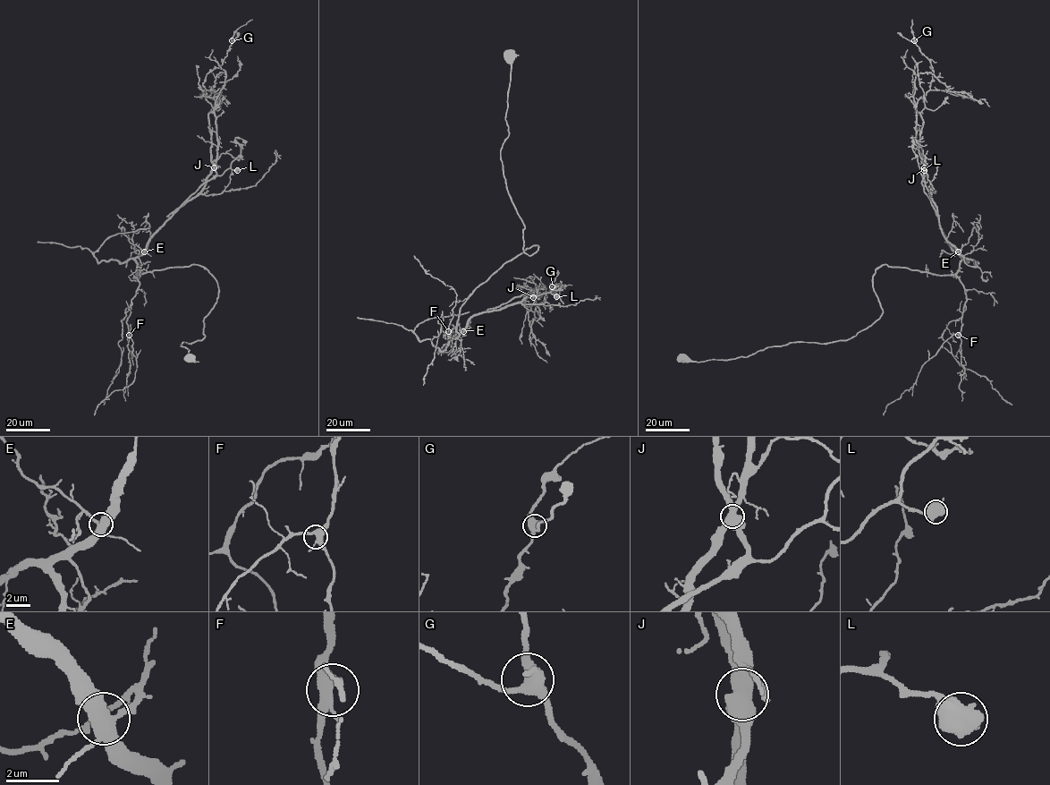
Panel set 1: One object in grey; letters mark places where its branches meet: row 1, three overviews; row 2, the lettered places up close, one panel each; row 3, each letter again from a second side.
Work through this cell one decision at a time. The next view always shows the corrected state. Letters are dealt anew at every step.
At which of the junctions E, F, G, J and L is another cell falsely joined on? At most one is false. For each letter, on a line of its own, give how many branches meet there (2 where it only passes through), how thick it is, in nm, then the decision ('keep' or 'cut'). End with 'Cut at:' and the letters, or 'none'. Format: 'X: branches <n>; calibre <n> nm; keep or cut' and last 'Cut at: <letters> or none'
E: branches 4; calibre 500 nm; keep
F: branches 4; calibre 380 nm; keep
G: branches 4; calibre 440 nm; keep
J: branches 4; calibre 650 nm; keep
L: branches 3; calibre 650 nm; keep
Cut at: none

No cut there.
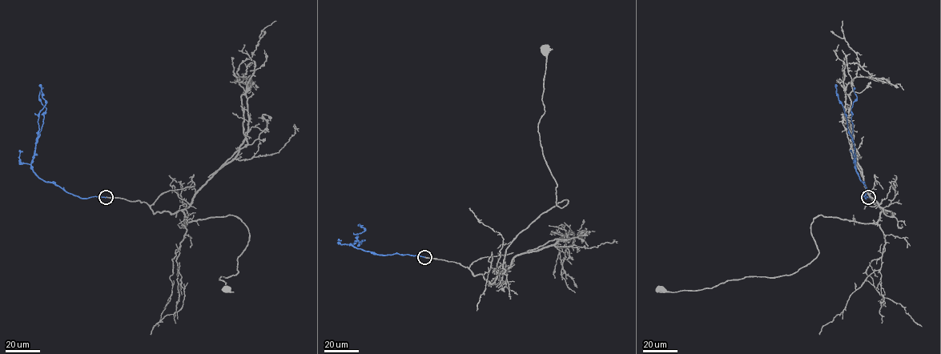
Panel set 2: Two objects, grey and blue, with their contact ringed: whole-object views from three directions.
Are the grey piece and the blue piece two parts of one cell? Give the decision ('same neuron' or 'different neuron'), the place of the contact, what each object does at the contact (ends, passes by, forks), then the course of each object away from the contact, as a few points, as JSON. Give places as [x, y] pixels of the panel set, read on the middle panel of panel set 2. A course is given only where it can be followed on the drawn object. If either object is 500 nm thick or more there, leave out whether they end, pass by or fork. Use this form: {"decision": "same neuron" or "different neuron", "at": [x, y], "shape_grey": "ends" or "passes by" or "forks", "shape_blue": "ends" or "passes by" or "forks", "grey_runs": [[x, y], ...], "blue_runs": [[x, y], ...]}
{"decision": "different neuron", "at": [424, 257], "shape_grey": "ends", "shape_blue": "ends", "grey_runs": [[424, 257], [459, 263], [492, 283], [512, 241], [568, 203], [556, 204], [557, 184], [538, 132], [544, 50]], "blue_runs": [[424, 257], [396, 253], [380, 255], [355, 247], [350, 244], [364, 231], [358, 225]]}

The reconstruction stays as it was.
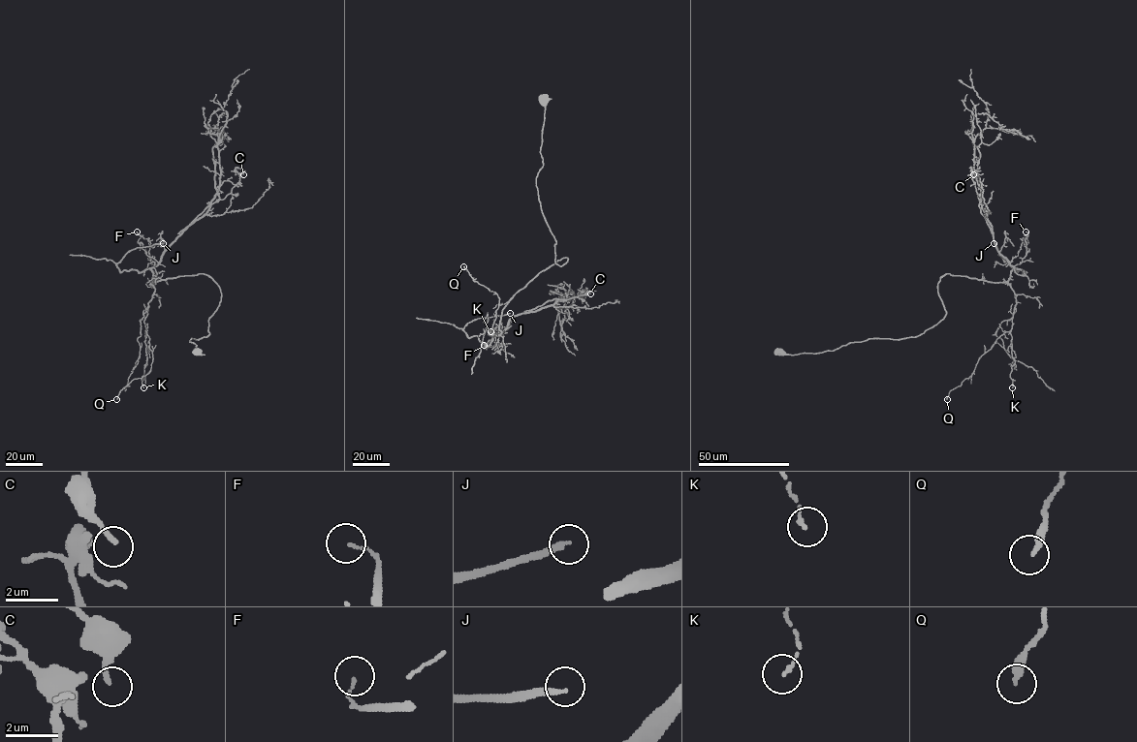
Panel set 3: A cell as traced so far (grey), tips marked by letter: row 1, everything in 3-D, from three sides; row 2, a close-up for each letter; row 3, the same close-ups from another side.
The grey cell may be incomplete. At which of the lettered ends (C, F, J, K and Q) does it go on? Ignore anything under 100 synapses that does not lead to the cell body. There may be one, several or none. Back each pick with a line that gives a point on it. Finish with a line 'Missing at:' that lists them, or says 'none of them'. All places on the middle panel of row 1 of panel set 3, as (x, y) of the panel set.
Missing at: none of them

